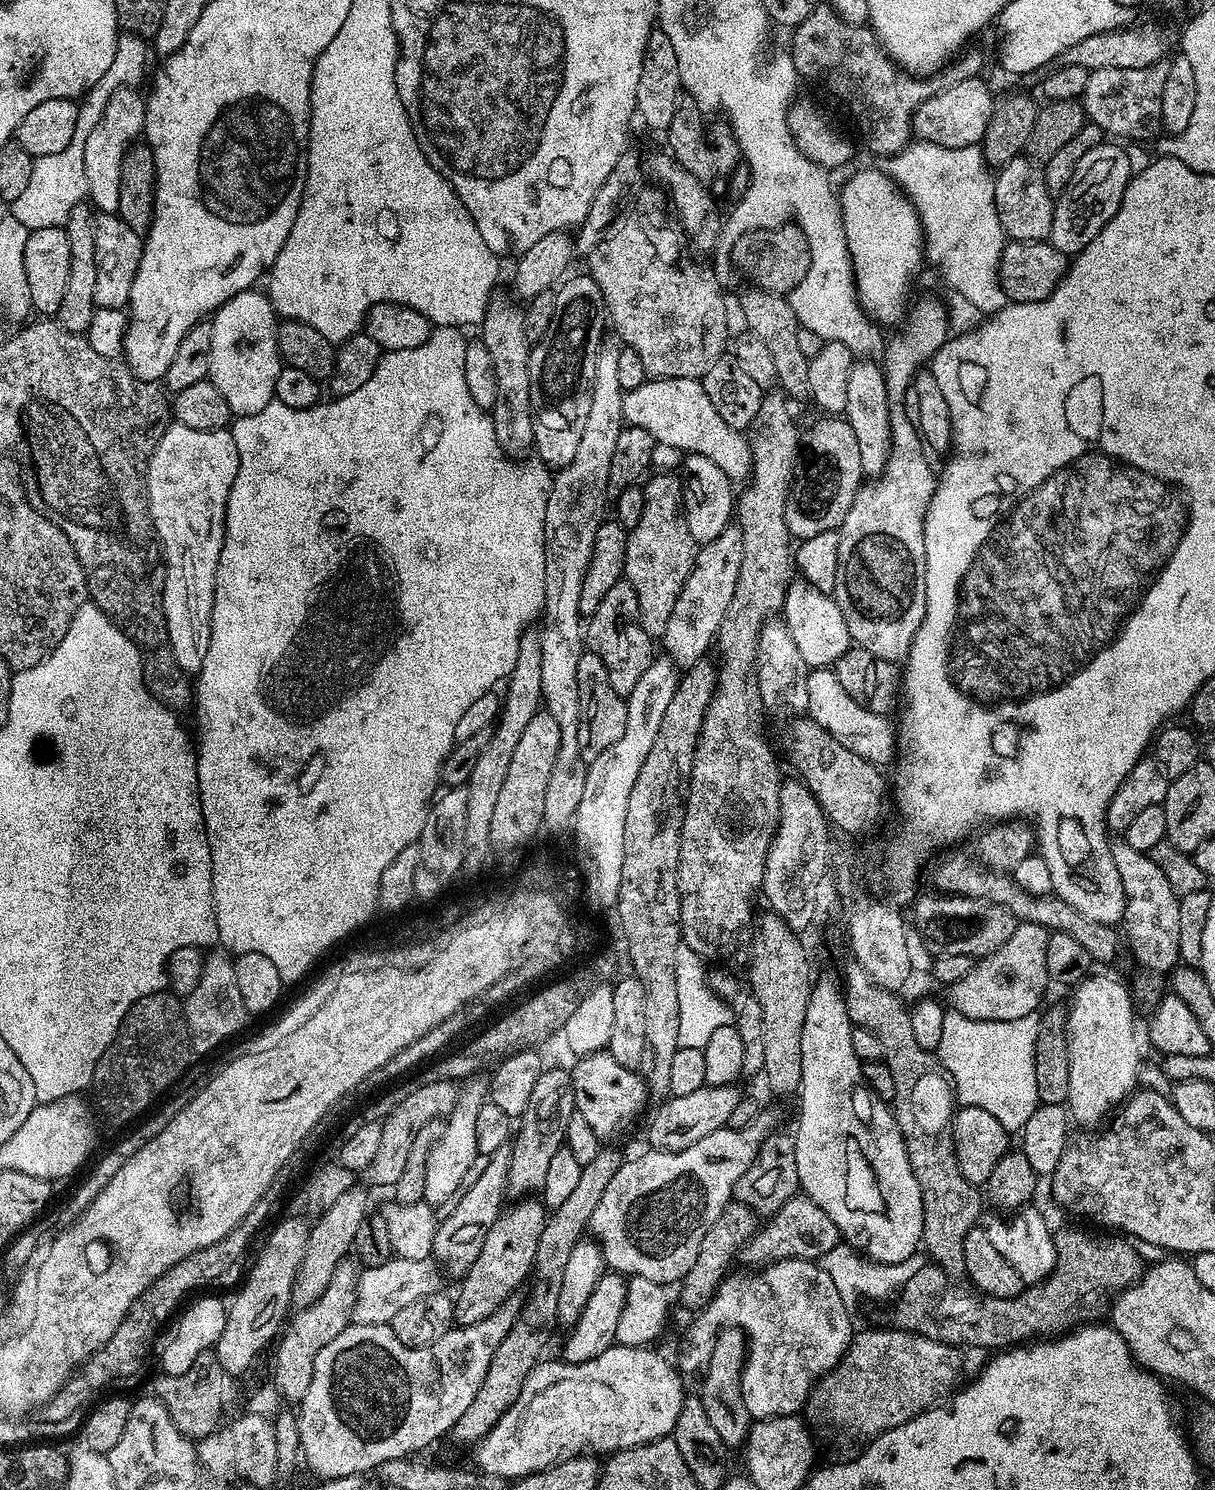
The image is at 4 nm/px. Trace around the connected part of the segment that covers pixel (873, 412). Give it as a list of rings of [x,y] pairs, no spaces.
[[[876,362],[853,363],[850,369],[850,379],[846,381],[846,406],[842,416],[847,420],[850,430],[854,430],[854,438],[858,441],[858,454],[862,457],[862,470],[865,477],[879,476],[888,461],[888,455],[892,449],[890,408],[881,365]]]

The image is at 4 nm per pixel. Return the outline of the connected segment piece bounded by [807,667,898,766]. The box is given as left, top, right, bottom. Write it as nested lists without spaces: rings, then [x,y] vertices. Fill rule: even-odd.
[[[831,667],[813,668],[808,674],[808,711],[807,715],[822,730],[830,730],[846,750],[858,754],[858,758],[866,758],[866,762],[877,766],[885,766],[892,760],[892,755],[898,752],[898,732],[893,721],[888,716],[879,716],[866,706],[858,706],[842,685],[838,683],[835,671]]]

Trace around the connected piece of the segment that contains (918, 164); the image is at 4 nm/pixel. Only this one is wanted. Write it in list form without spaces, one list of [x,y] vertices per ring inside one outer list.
[[[916,140],[882,164],[893,184],[908,197],[920,219],[922,252],[951,291],[962,294],[981,314],[1001,312],[1009,303],[998,278],[1006,237],[994,202],[996,185],[980,146],[938,146]]]

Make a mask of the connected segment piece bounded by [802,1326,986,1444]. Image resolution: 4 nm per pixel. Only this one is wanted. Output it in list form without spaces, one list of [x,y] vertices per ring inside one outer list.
[[[895,1326],[887,1327],[857,1331],[848,1343],[844,1357],[812,1387],[812,1393],[808,1396],[808,1403],[804,1405],[802,1412],[807,1423],[817,1433],[820,1431],[826,1439],[837,1440],[840,1444],[852,1444],[855,1440],[871,1441],[880,1433],[902,1426],[918,1414],[939,1405],[943,1396],[951,1397],[954,1389],[961,1383],[959,1380],[963,1378],[968,1364],[973,1370],[979,1370],[986,1363],[985,1353],[981,1349],[968,1348],[965,1352],[963,1347],[955,1344],[943,1344],[922,1334],[903,1332]]]

